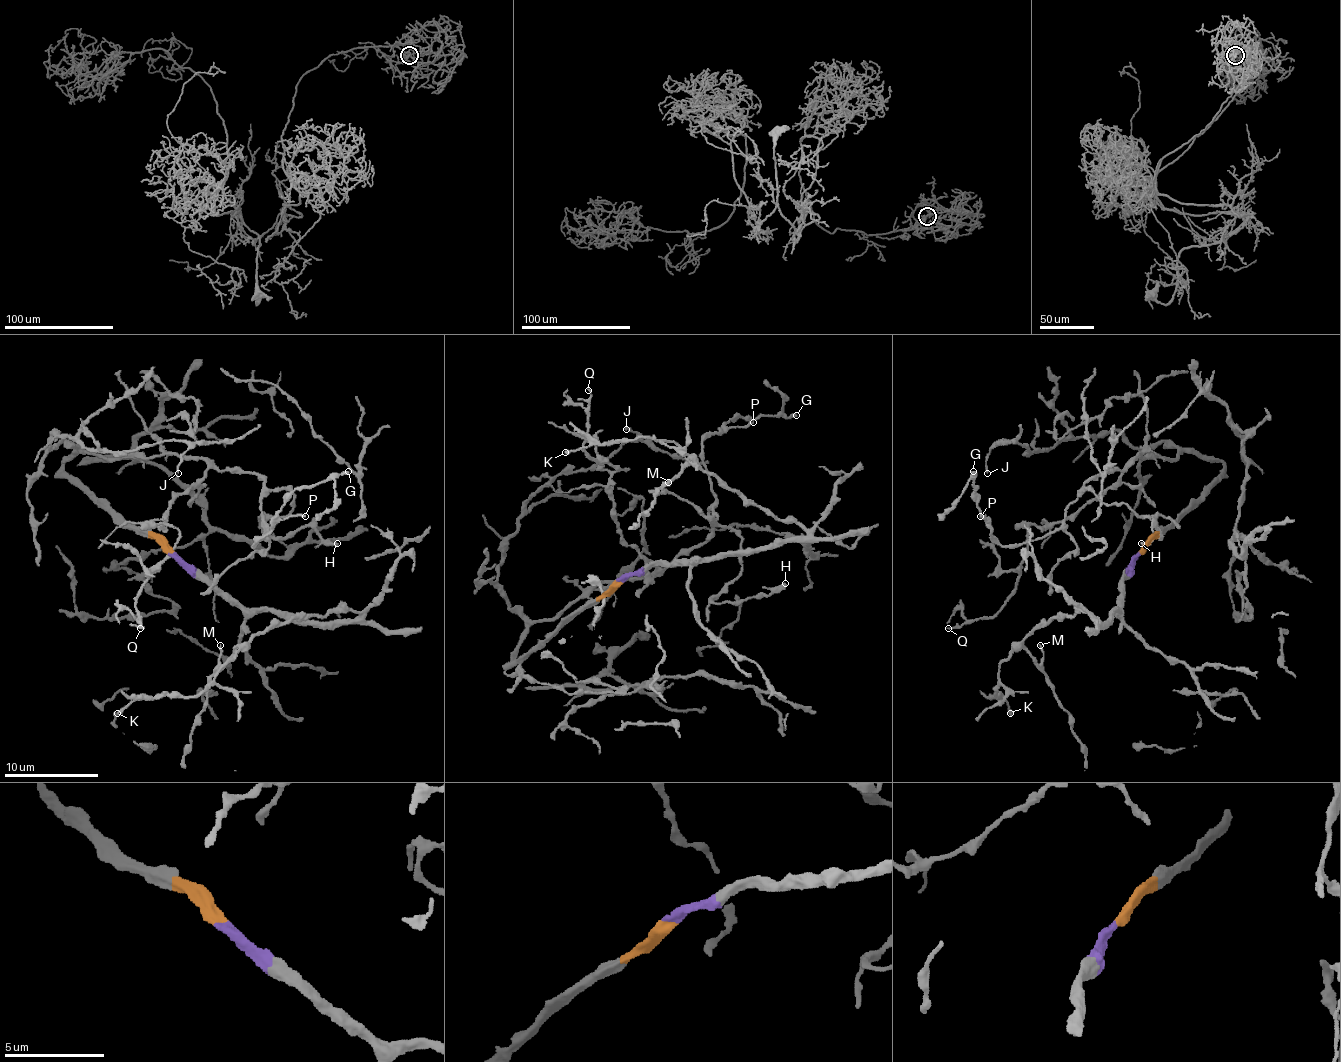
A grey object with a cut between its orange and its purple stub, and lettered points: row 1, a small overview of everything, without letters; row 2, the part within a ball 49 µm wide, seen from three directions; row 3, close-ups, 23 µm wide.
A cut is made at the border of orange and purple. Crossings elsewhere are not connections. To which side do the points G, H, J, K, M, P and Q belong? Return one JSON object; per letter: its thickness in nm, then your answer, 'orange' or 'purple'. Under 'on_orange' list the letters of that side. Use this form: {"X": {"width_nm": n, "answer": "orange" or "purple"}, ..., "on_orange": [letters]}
{"G": {"width_nm": 220, "answer": "orange"}, "H": {"width_nm": 340, "answer": "orange"}, "J": {"width_nm": 160, "answer": "orange"}, "K": {"width_nm": 280, "answer": "purple"}, "M": {"width_nm": 160, "answer": "purple"}, "P": {"width_nm": 200, "answer": "orange"}, "Q": {"width_nm": 140, "answer": "orange"}, "on_orange": ["G", "H", "J", "P", "Q"]}

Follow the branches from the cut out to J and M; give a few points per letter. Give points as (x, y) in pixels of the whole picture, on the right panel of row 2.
J: (1140, 553), (1223, 471), (1220, 461), (1105, 431), (1032, 452), (999, 440), (985, 457), (987, 473)
M: (1138, 553), (1105, 621), (1081, 610), (1056, 617), (1023, 643), (1037, 664), (1039, 645)

